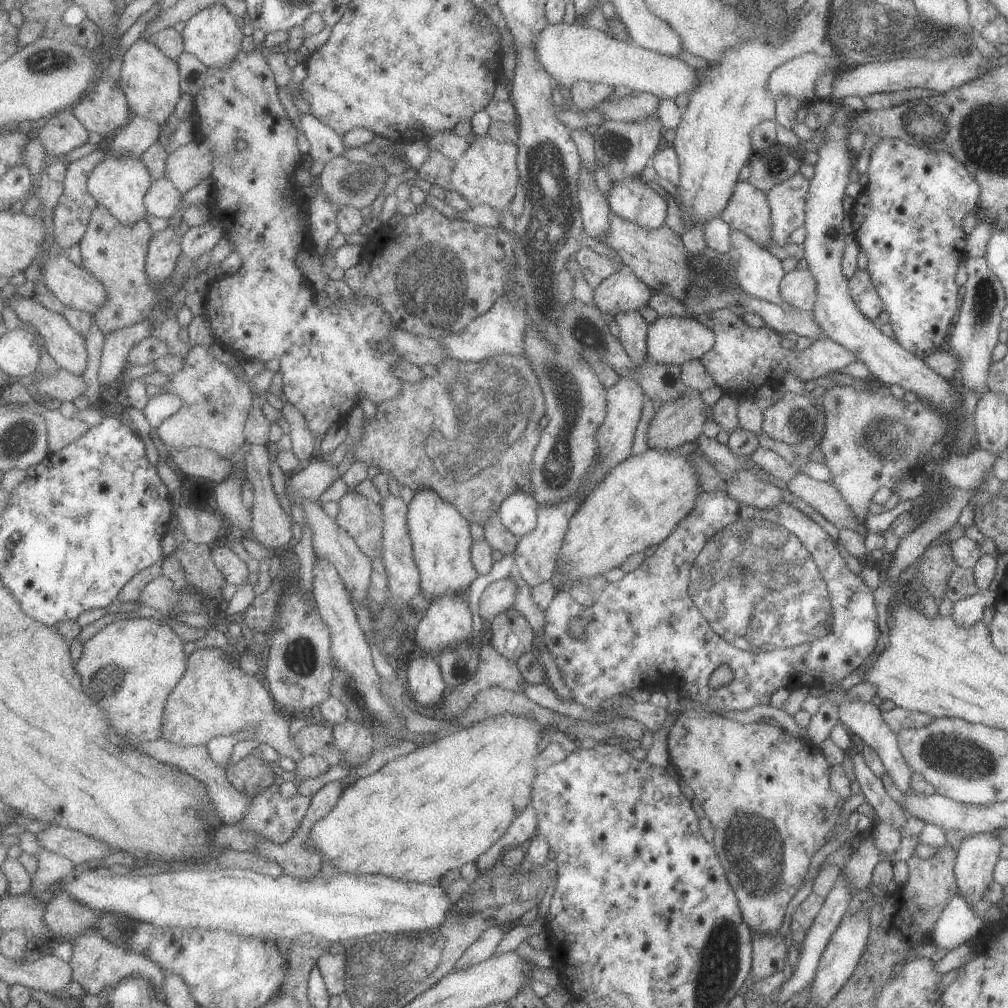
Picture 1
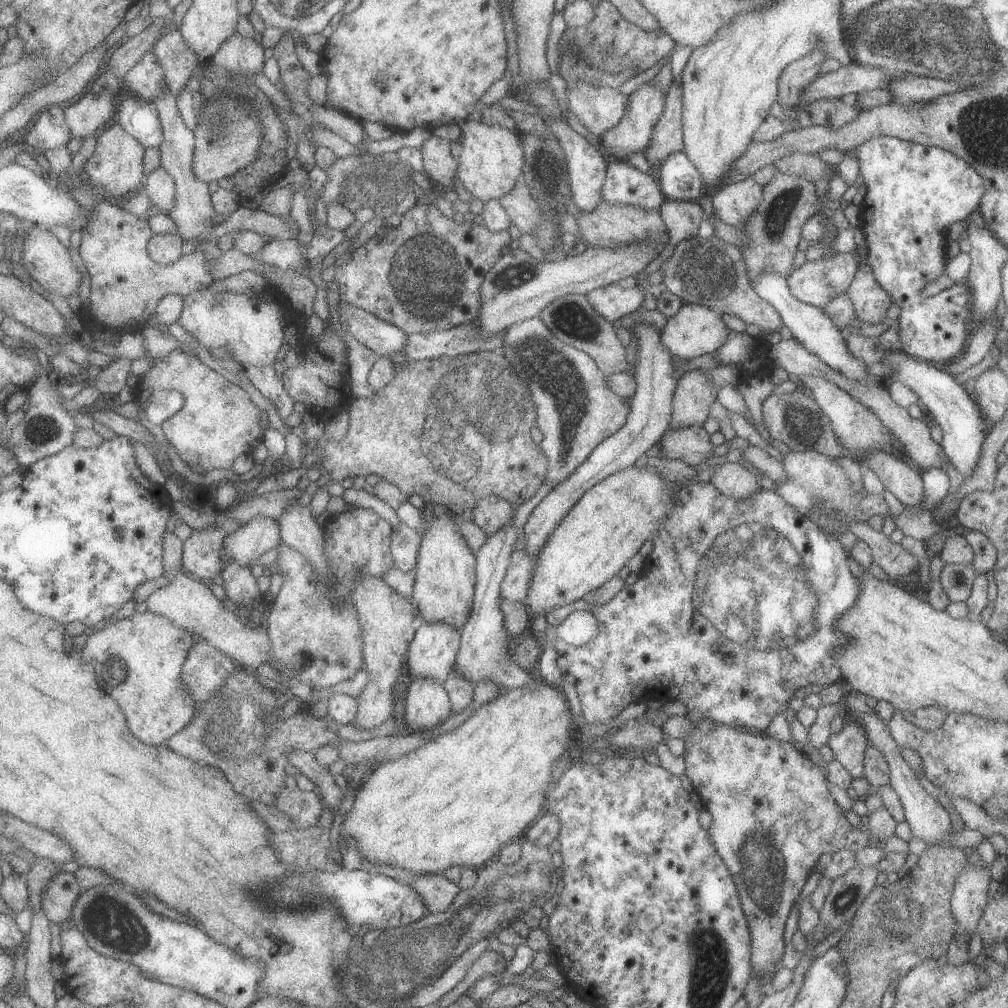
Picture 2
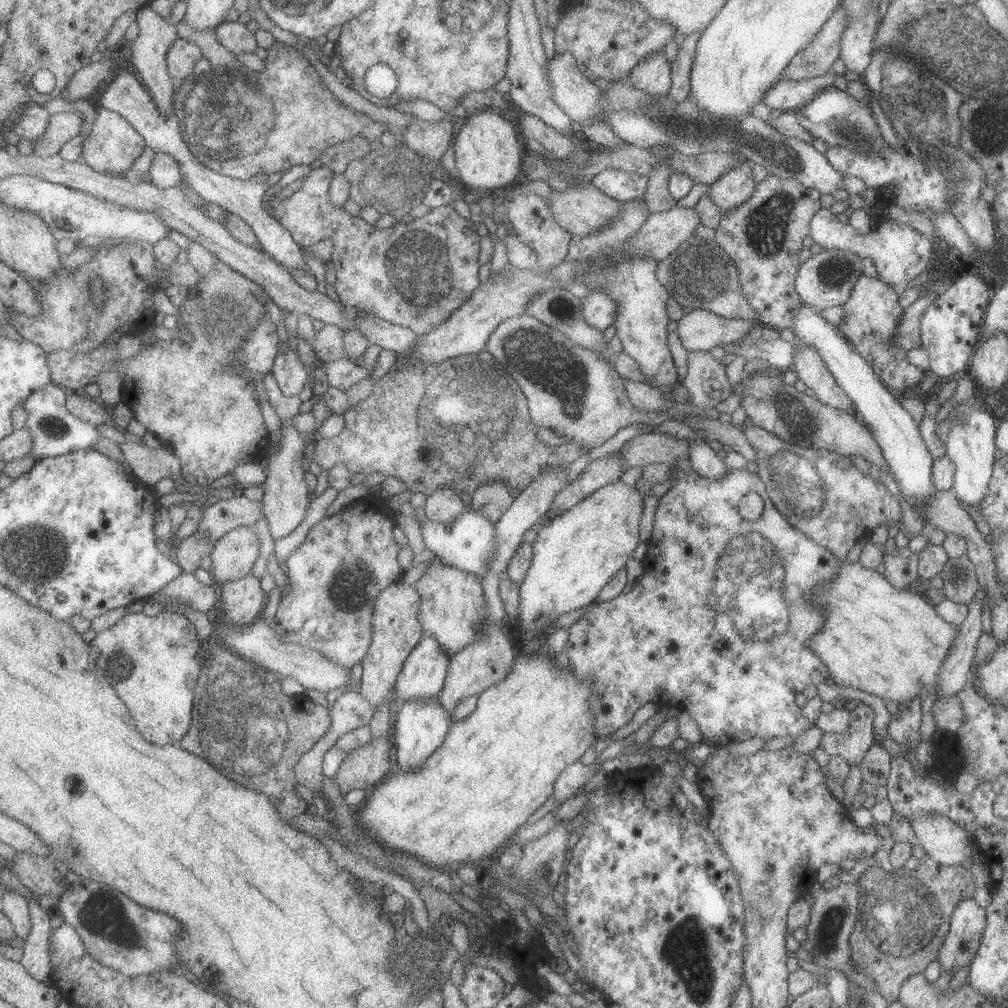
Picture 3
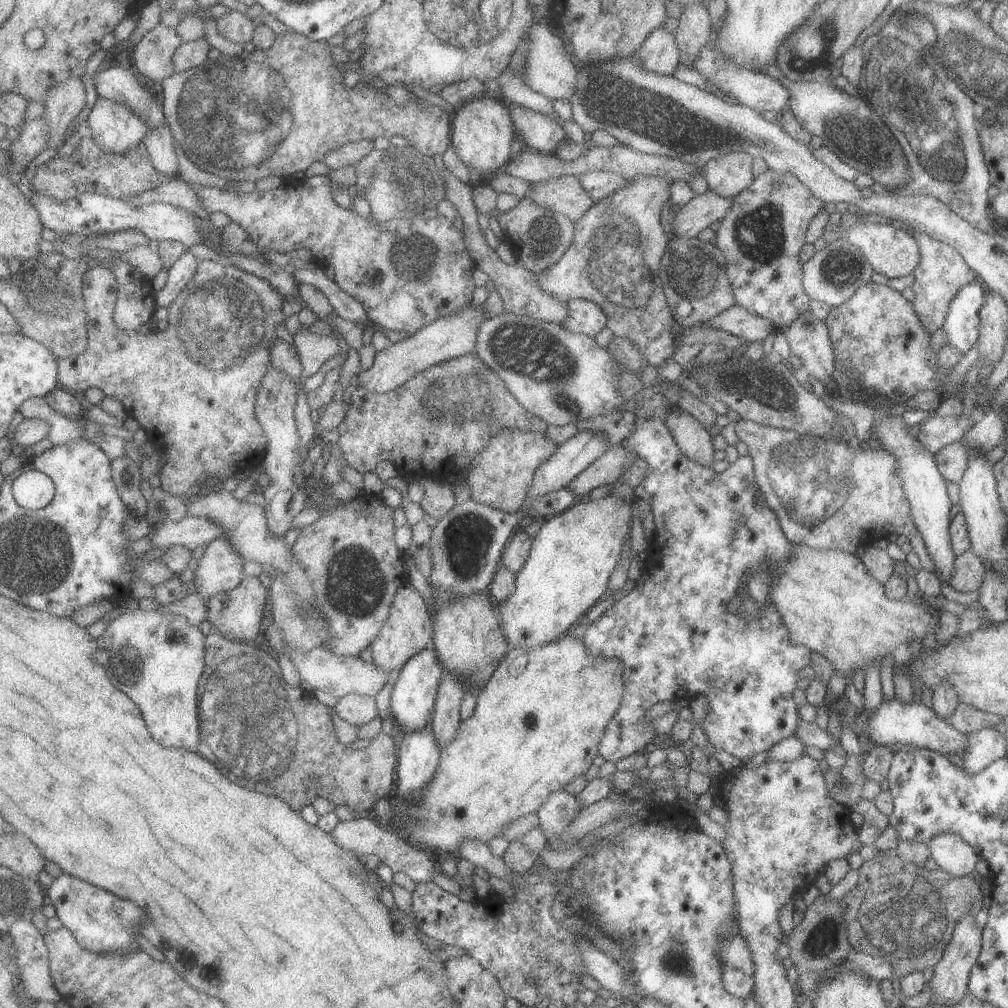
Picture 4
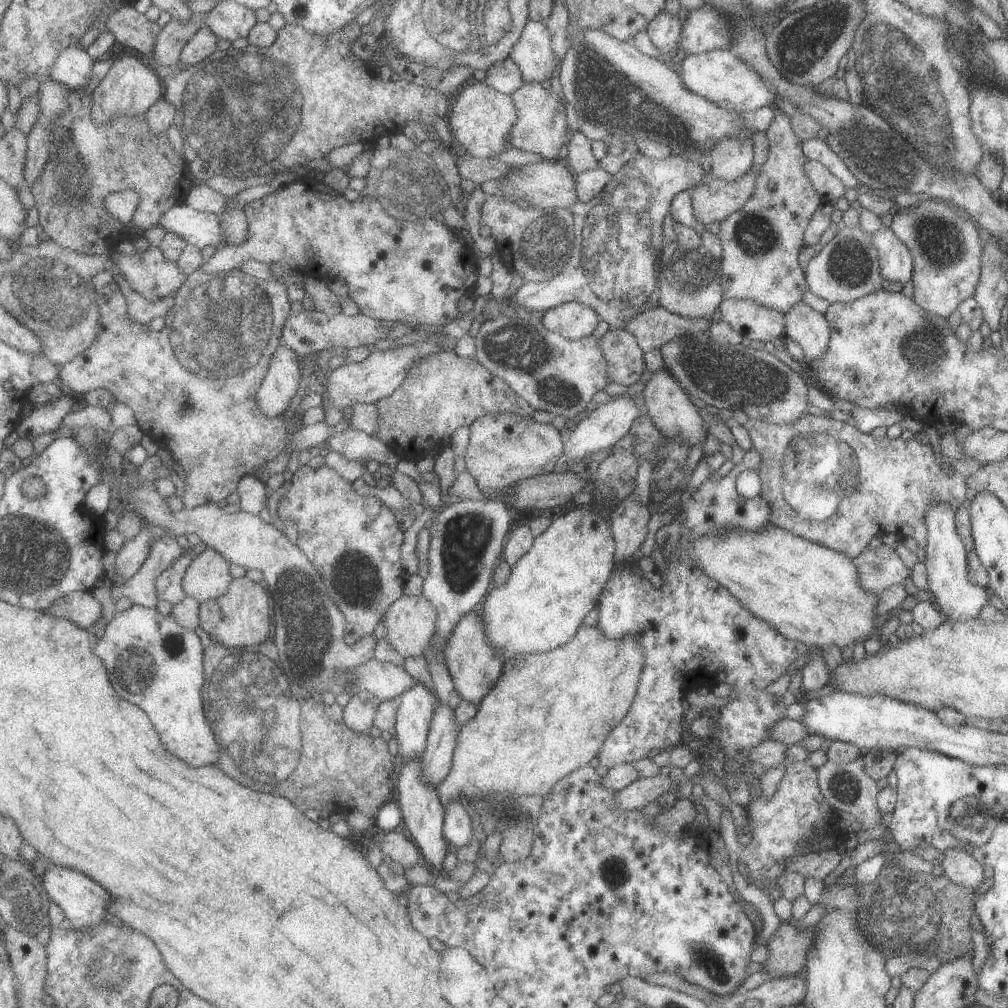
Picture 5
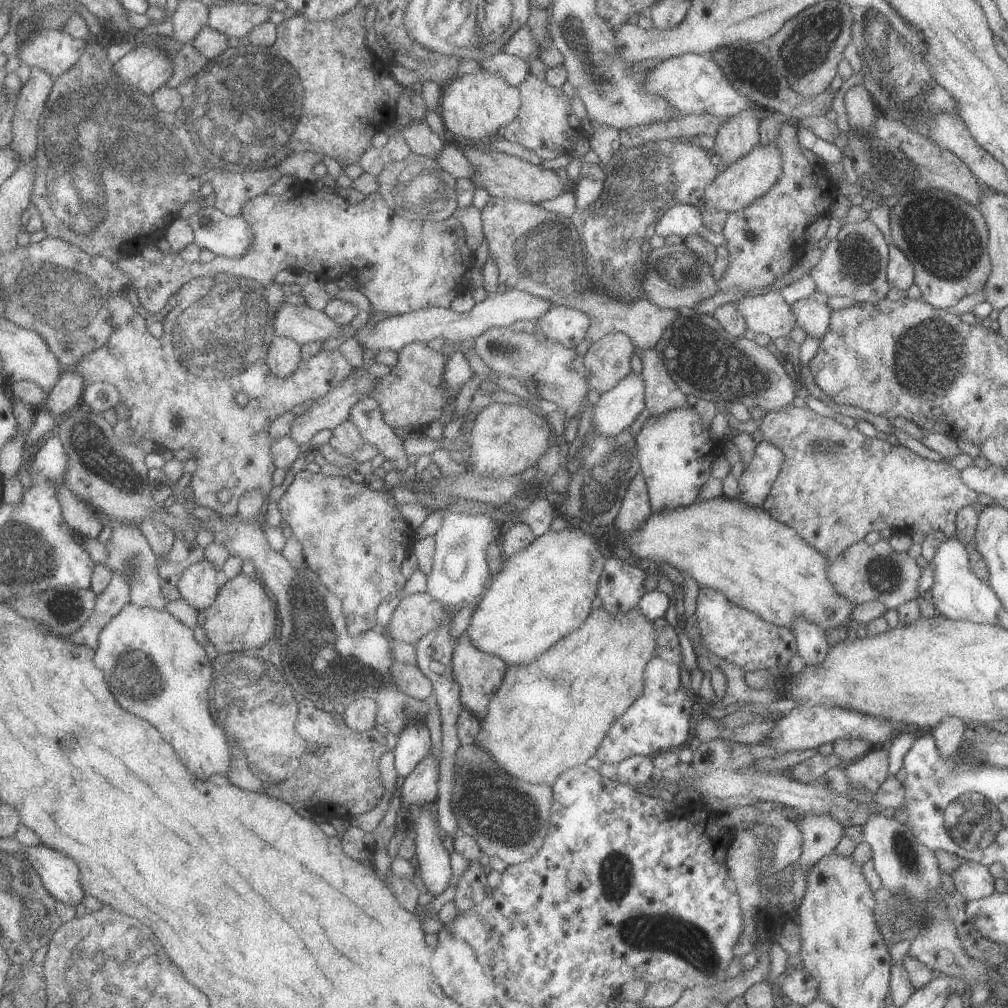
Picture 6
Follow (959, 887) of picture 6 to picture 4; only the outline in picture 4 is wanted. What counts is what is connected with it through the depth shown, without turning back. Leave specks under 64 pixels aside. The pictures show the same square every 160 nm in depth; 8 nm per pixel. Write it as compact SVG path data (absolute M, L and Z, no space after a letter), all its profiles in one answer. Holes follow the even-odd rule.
M937 834L925 842L929 856L938 869L959 877L971 875L979 856L957 834Z

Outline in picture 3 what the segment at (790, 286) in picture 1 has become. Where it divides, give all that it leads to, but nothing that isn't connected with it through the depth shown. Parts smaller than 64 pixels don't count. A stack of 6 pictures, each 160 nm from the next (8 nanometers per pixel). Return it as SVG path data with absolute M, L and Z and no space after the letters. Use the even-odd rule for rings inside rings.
M823 249L800 264L795 274L794 288L802 303L813 310L843 305L851 293L853 284L862 274L861 258L840 249Z

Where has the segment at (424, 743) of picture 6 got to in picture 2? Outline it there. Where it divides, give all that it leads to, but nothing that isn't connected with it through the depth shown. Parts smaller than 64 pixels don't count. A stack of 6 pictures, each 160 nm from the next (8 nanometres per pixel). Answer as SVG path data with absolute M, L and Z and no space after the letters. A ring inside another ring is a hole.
M419 622L407 648L412 678L429 678L441 684L449 676L458 654L460 631L443 622Z

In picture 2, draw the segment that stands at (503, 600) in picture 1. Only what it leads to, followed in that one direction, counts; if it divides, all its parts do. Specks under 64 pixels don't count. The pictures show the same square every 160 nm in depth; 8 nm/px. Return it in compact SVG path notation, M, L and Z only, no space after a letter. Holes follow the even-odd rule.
M515 550L509 556L509 565L505 577L500 585L499 598L511 602L519 602L526 606L526 596L531 584L532 567L534 562L527 556L527 552Z

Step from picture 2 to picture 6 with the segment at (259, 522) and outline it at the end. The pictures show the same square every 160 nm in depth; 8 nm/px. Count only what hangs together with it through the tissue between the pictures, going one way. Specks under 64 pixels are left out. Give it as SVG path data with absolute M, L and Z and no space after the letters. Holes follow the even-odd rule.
M205 559L187 568L178 587L182 597L200 611L209 608L217 600L223 582L215 566Z

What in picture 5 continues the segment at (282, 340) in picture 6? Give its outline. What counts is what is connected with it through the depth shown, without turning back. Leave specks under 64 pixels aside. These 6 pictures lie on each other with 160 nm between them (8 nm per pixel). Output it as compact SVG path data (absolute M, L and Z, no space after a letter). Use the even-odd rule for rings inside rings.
M285 343L279 345L274 352L266 379L256 396L268 417L281 416L297 394L301 382L299 356L298 352Z

